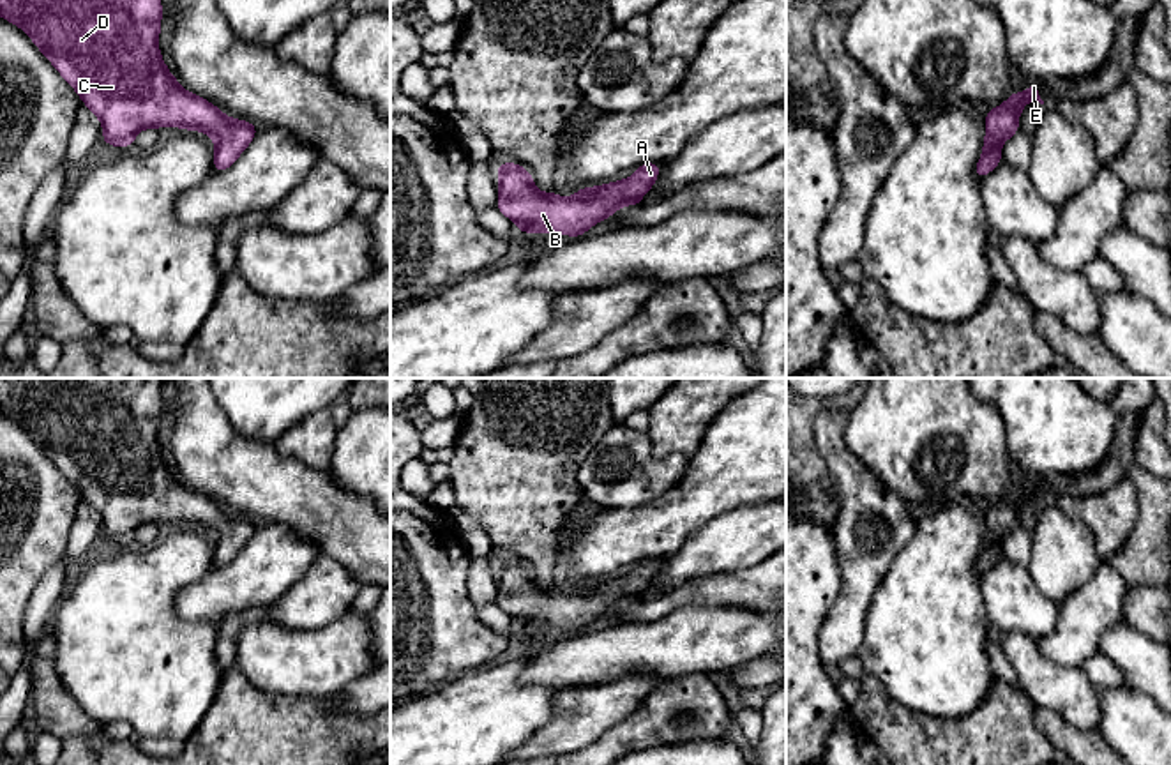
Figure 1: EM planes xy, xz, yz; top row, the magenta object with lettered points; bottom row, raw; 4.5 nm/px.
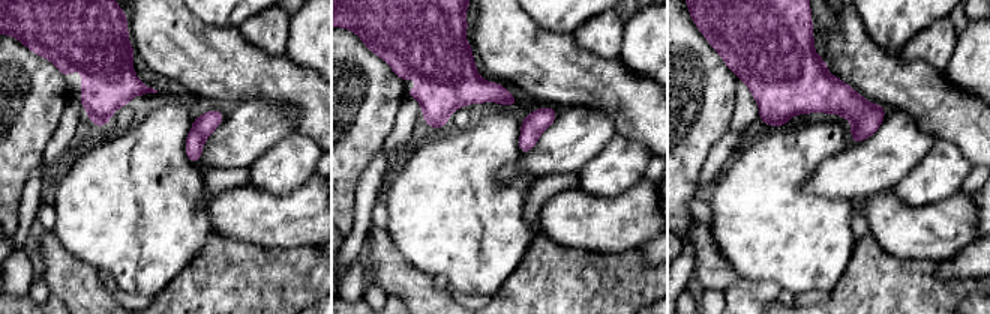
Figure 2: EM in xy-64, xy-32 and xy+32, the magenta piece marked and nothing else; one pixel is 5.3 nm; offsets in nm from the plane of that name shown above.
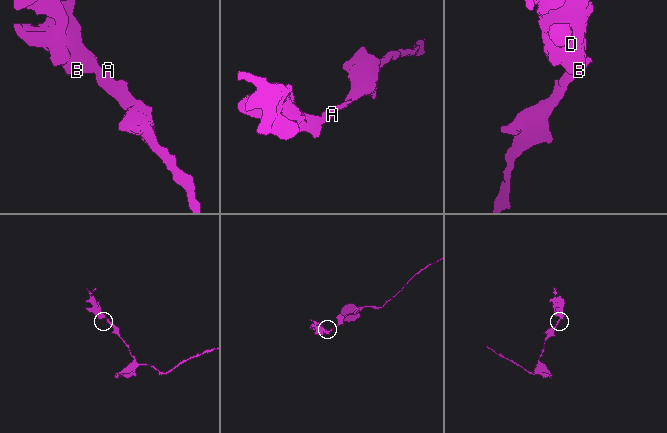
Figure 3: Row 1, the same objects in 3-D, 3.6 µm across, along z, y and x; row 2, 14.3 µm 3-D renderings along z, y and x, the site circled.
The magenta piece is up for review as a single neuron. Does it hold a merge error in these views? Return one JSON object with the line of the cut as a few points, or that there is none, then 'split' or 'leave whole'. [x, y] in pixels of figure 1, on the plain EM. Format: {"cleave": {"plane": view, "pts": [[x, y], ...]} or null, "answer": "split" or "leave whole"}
{"cleave": null, "answer": "leave whole"}

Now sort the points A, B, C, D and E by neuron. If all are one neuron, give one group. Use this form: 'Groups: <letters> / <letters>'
Groups: A B C D E

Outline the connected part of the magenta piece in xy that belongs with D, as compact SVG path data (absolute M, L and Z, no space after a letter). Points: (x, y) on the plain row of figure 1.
M0 378L0 412L19 422L102 519L102 537L132 542L143 525L182 523L214 535L214 567L228 565L256 534L256 519L230 514L180 482L159 447L166 378Z

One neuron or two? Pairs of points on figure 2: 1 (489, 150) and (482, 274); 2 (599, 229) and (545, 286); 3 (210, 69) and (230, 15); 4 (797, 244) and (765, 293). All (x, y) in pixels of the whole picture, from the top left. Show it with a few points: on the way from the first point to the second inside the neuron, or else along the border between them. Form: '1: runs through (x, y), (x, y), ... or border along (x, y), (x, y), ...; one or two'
1: runs through (477, 181), (476, 244); one
2: border along (546, 236), (563, 247), (614, 254); two
3: border along (194, 15), (209, 24), (237, 27); two
4: border along (744, 278), (773, 280), (783, 289); two

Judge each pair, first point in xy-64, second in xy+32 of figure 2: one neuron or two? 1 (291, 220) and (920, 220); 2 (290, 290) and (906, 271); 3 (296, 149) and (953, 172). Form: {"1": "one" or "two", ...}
{"1": "one", "2": "one", "3": "one"}

